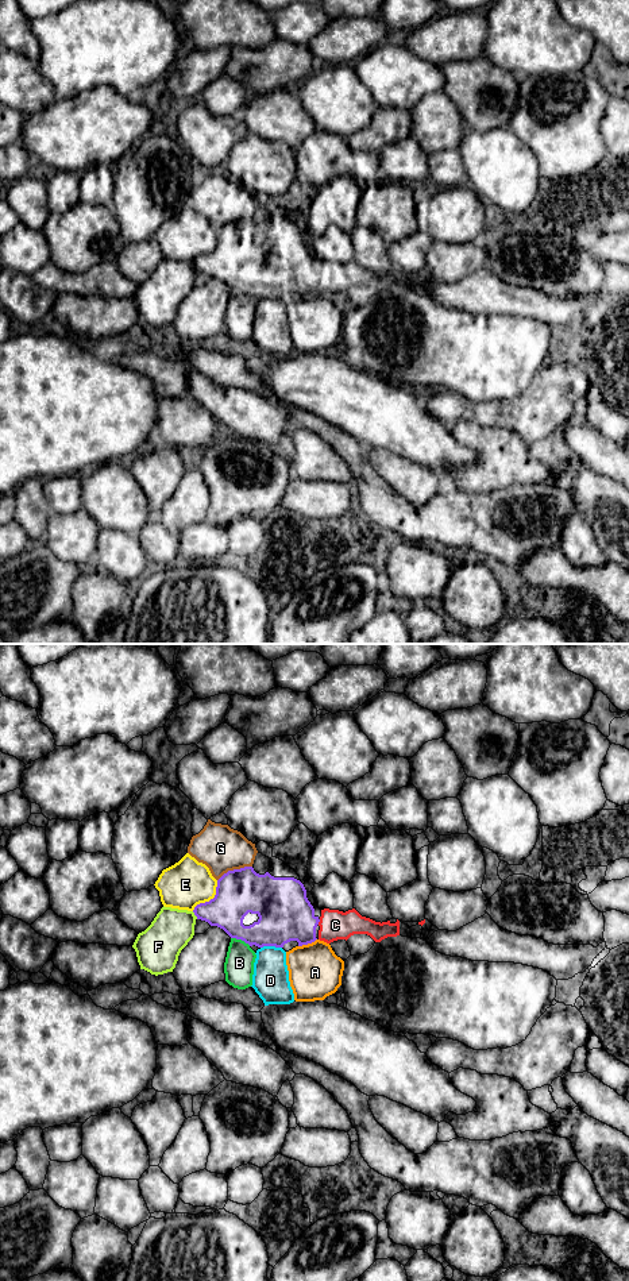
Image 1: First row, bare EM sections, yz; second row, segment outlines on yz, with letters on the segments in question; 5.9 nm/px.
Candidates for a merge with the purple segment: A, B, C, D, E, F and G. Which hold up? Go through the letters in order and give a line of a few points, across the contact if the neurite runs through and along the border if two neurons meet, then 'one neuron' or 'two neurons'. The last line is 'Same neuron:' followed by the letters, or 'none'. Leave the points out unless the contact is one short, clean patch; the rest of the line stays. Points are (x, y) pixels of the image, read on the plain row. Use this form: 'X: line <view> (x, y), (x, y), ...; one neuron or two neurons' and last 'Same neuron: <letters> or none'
A: two neurons
B: two neurons
C: line yz (285, 266), (296, 273), (319, 273), (335, 277); one neuron
D: line yz (281, 298), (261, 300); two neurons
E: two neurons
F: two neurons
G: two neurons
Same neuron: C

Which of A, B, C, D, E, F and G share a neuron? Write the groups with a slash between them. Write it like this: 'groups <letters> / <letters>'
groups A / B / C / D / E / F / G

